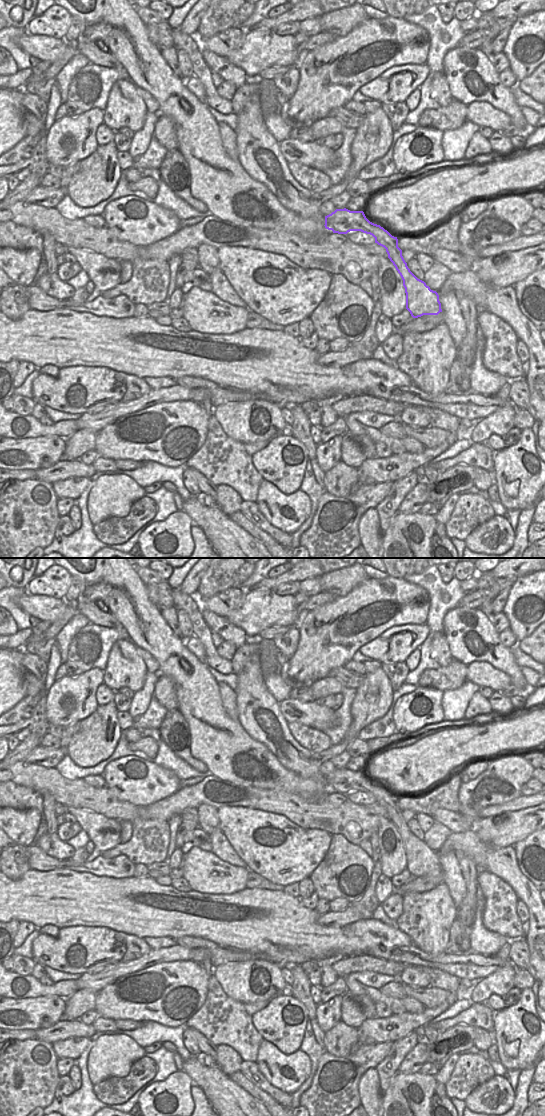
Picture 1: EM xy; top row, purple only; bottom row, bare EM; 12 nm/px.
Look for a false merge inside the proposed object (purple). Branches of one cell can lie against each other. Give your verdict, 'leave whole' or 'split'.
leave whole

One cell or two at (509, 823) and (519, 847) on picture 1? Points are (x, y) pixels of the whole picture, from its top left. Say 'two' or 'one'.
two

